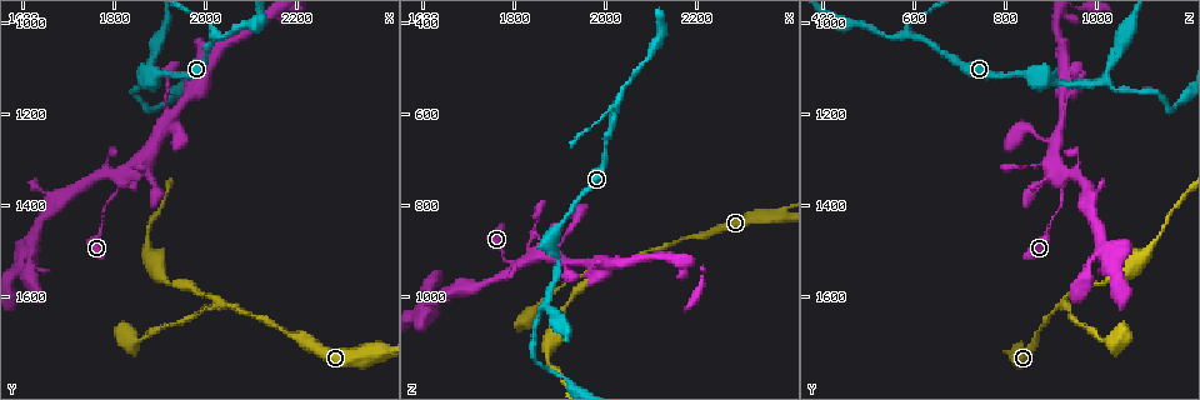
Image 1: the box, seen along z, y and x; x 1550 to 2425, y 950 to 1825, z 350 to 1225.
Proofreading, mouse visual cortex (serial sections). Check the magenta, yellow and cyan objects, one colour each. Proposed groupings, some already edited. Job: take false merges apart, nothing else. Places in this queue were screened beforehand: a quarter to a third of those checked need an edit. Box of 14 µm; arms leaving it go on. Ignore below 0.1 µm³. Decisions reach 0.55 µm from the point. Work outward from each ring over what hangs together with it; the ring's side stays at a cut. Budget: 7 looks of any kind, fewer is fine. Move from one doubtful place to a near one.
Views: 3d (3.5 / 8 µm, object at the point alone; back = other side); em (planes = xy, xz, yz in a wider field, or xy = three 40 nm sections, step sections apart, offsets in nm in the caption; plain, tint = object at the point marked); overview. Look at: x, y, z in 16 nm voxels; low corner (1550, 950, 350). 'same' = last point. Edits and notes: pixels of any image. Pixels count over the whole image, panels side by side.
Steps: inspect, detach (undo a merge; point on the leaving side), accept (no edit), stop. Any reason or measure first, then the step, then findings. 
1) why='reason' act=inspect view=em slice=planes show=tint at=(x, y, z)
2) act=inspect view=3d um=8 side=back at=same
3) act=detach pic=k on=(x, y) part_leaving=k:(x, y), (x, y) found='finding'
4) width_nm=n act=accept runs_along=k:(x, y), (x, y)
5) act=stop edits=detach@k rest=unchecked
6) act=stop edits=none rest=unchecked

act=inspect view=3d um=3.5 side=back at=(1815, 1345, 920)

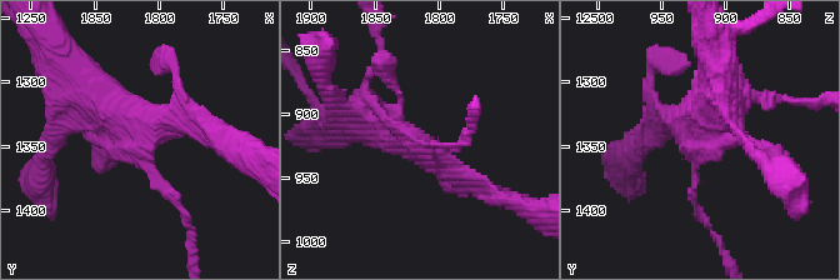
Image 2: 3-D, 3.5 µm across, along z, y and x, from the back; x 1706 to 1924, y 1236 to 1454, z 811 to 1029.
why='shape alone is not enough' act=inspect view=em slice=xy step=5 show=tint at=(1814, 1346, 922)

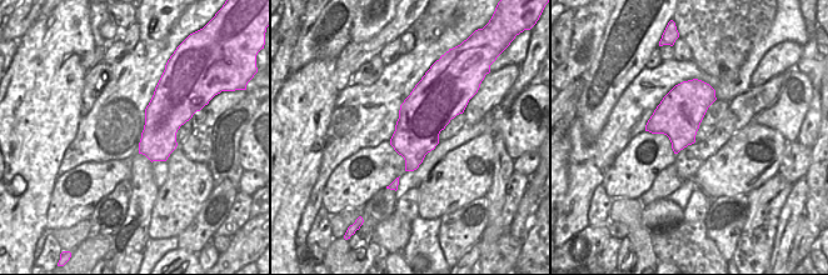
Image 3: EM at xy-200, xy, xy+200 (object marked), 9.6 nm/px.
why='cut it another way' act=inspect view=em slice=xy step=1 show=tint at=same

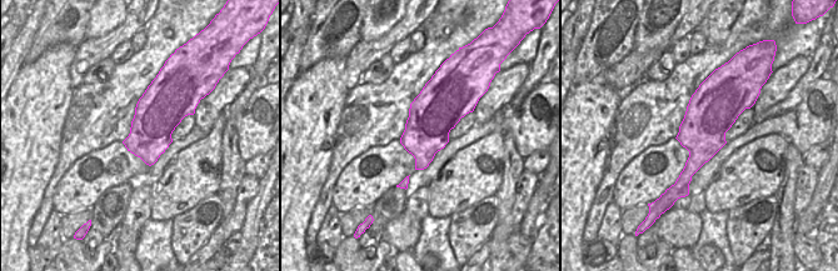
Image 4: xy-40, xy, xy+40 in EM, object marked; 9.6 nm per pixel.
act=accept runs_along=2:(181, 208), (78, 81) found='continuous, no second cell'

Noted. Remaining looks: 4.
why='arms part here' act=inspect view=em slice=xy step=2 show=tint at=(2035, 1610, 930)

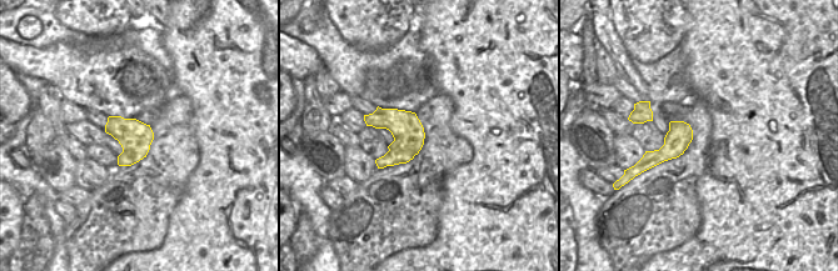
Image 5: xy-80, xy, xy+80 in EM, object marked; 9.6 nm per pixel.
why='wider look' act=inspect view=3d um=3.5 at=same

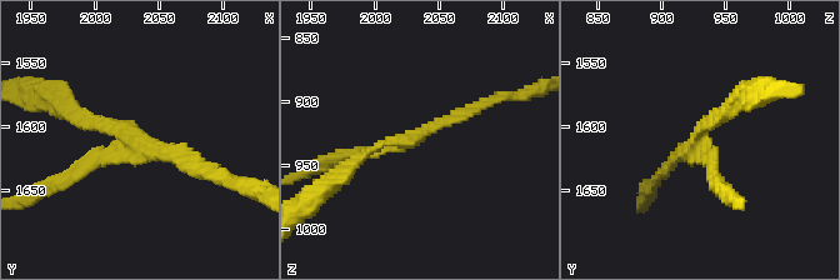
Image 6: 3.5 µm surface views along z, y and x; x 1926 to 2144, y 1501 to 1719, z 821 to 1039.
arm_widths_nm=100,100,150 act=accept runs_along=6:(484, 103), (346, 166) found='continuous, no second cell'

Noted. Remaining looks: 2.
act=inspect view=3d um=3.5 at=(2385, 1720, 820)

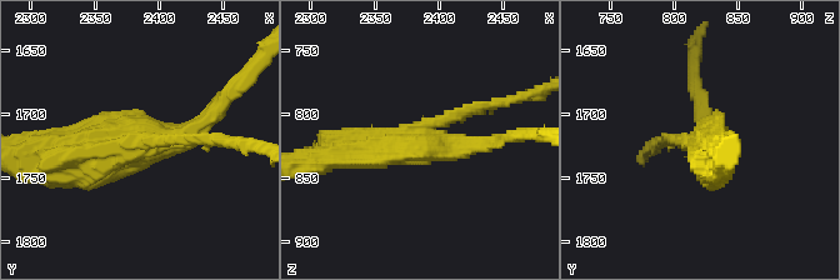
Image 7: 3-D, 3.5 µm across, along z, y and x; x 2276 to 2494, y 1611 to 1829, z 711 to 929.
why='shape alone is not enough' act=inspect view=em slice=xy step=2 show=tint at=(2384, 1722, 820)

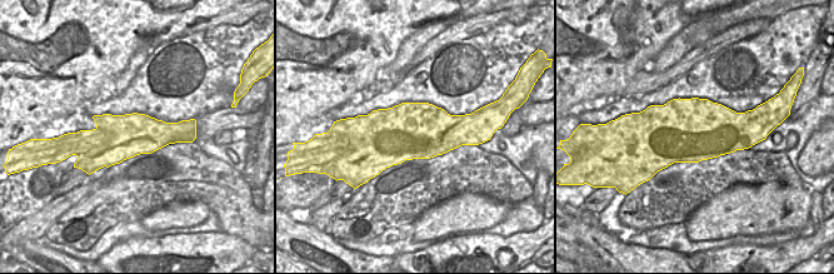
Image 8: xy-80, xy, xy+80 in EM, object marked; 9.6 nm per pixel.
act=detach pic=7 on=(474, 109) border=8:(448, 130), (381, 129), (374, 155) found='two cells meet here'

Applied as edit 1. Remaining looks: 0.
act=stop edits=detach@7 rest=unchecked

